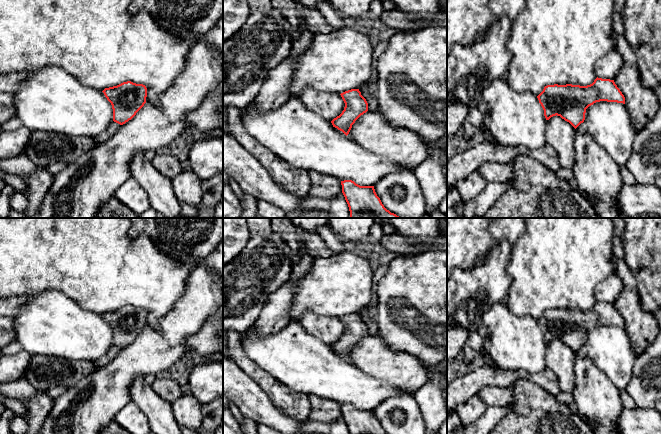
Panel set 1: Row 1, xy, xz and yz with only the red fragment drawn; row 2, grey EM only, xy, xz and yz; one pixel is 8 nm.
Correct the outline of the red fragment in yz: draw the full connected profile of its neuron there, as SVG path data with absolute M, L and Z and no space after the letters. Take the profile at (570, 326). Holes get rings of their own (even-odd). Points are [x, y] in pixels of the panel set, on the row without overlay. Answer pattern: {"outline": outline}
{"outline": "M598 301L587 310L547 309L537 322L546 344L557 339L575 353L584 346L586 333L594 327L607 325L625 328L625 321L614 304Z"}

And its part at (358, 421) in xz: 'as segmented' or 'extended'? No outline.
as segmented

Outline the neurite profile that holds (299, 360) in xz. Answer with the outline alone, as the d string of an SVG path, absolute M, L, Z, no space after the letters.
M289 322L283 329L267 337L255 332L254 323L248 330L241 333L240 345L246 356L270 376L276 378L283 385L297 392L306 393L308 396L322 397L326 400L336 401L341 405L352 404L360 410L374 410L383 401L404 394L336 355L330 345L310 334L299 322Z

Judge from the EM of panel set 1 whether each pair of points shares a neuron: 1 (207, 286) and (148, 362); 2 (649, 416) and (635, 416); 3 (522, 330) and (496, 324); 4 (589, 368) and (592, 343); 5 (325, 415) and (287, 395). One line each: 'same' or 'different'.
1: same
2: same
3: same
4: different
5: different

